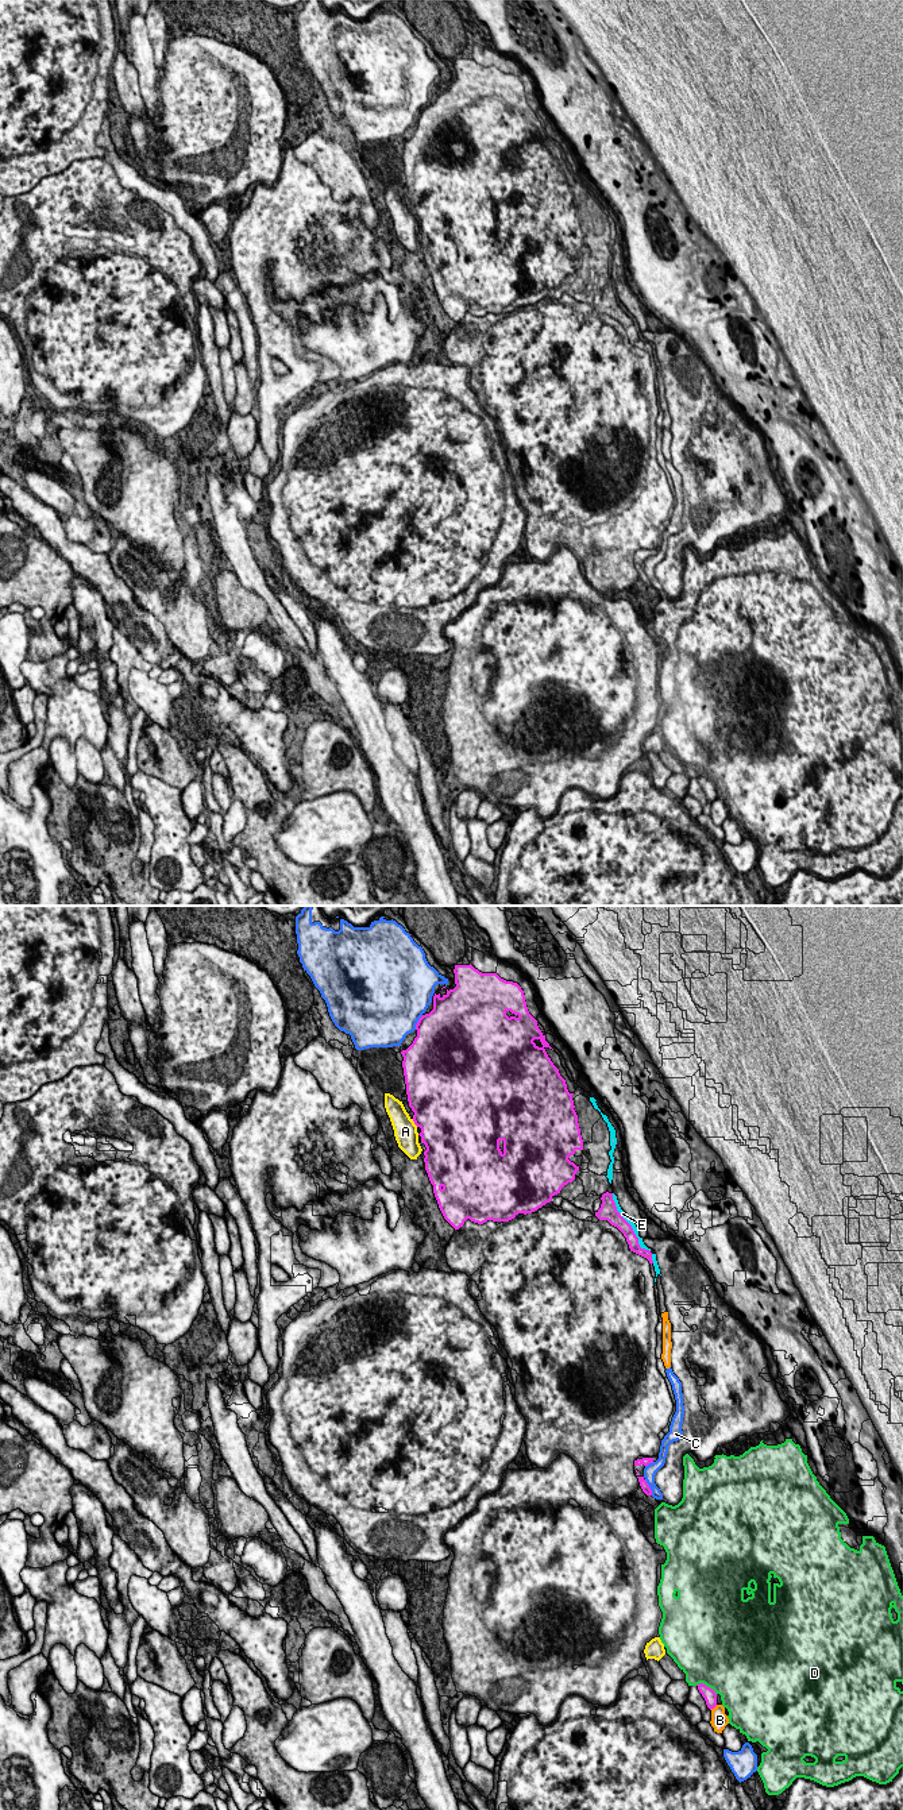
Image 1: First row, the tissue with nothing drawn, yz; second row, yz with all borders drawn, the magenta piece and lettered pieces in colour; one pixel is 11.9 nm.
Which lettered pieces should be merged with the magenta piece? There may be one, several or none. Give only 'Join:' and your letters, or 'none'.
Join: none

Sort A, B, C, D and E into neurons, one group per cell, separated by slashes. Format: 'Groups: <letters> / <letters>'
Groups: A / B E / C / D

